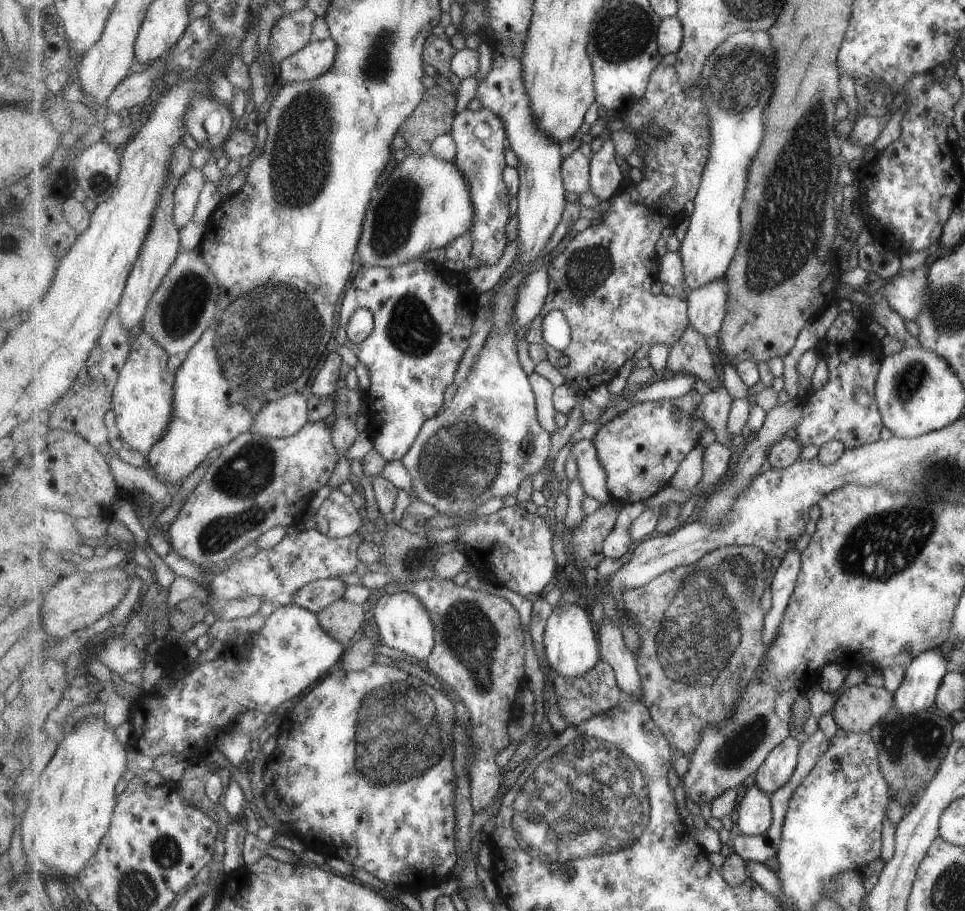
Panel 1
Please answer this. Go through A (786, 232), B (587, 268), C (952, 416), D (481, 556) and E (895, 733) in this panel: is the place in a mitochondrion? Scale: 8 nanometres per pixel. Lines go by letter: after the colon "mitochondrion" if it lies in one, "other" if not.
A: mitochondrion
B: mitochondrion
C: other
D: other
E: mitochondrion

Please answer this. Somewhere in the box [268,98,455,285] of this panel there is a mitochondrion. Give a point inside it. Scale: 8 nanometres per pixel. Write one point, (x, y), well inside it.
(396, 213)

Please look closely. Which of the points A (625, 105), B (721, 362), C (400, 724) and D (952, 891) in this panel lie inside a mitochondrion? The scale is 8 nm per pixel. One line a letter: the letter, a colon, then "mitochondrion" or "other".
A: other
B: other
C: mitochondrion
D: mitochondrion

